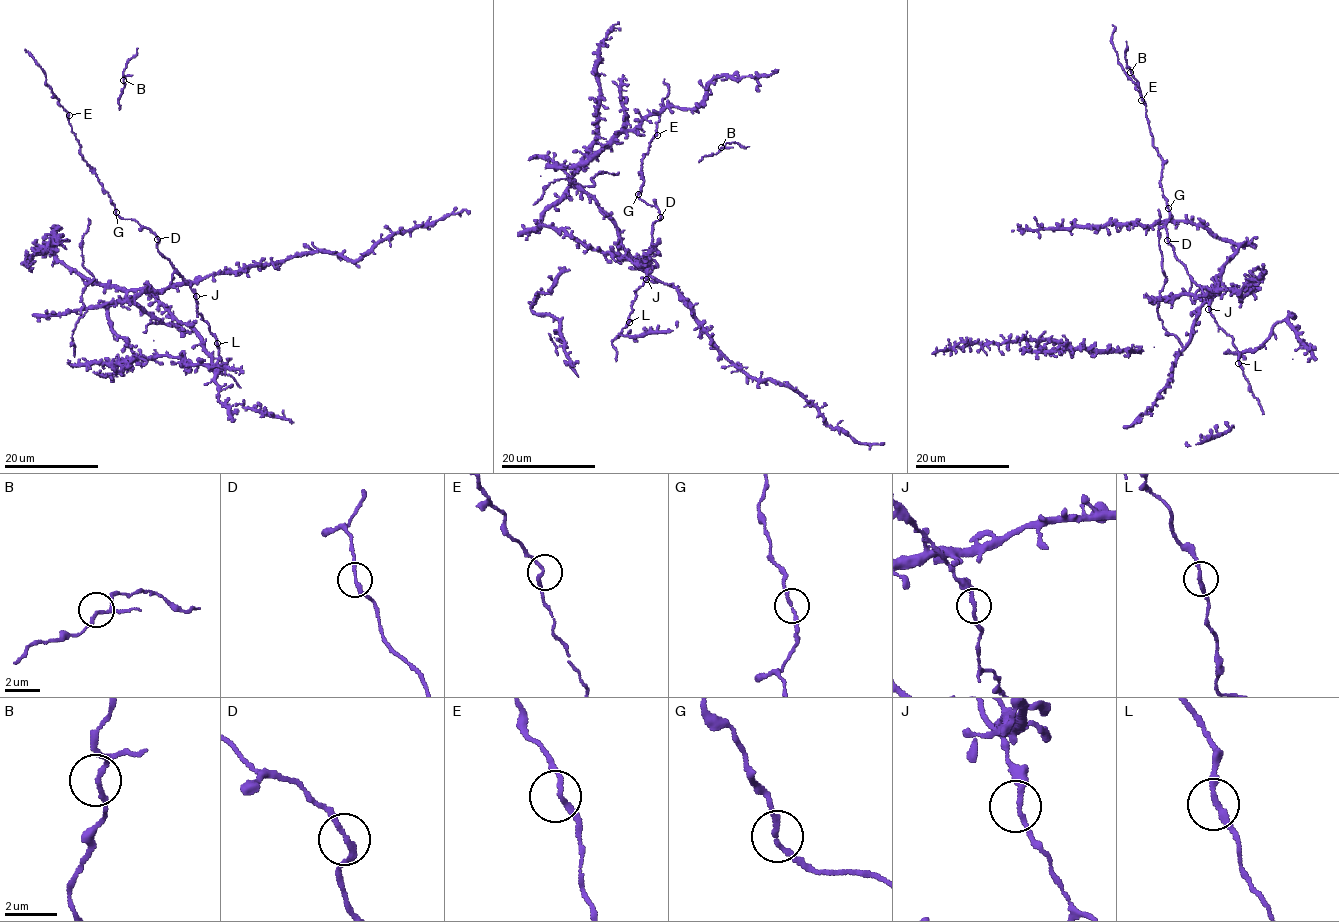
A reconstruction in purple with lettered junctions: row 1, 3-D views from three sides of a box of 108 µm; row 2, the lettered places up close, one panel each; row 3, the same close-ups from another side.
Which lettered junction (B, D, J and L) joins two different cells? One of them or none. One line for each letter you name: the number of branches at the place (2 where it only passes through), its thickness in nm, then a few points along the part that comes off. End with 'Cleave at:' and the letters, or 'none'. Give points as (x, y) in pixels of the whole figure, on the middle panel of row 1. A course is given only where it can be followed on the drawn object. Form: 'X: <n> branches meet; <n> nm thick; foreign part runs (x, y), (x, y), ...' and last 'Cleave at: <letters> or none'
Cleave at: none

